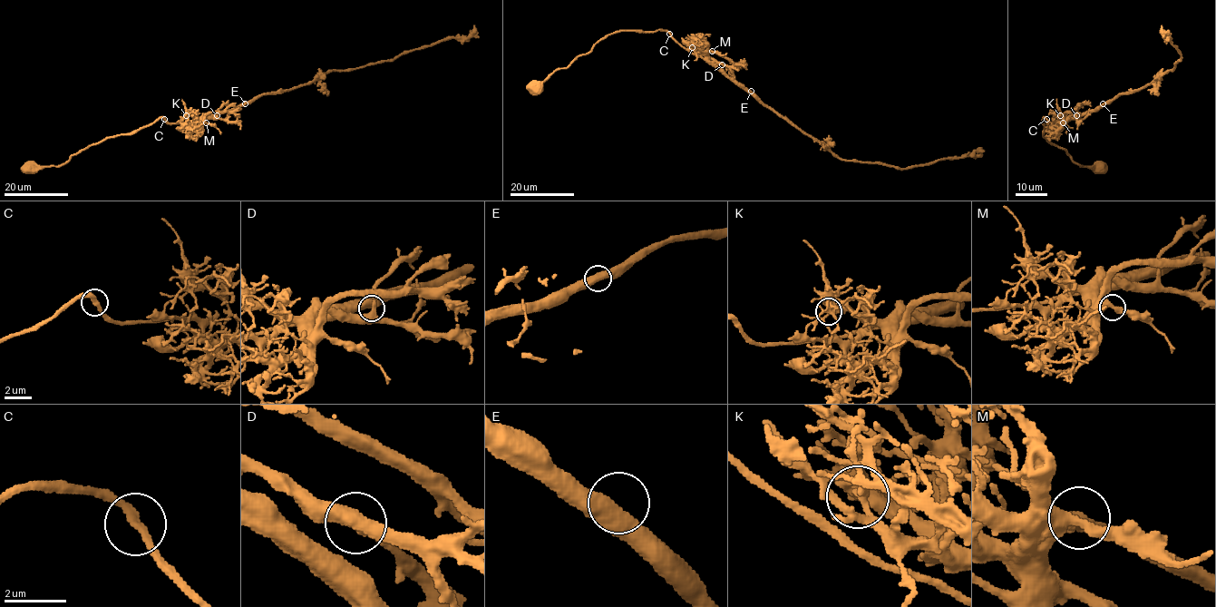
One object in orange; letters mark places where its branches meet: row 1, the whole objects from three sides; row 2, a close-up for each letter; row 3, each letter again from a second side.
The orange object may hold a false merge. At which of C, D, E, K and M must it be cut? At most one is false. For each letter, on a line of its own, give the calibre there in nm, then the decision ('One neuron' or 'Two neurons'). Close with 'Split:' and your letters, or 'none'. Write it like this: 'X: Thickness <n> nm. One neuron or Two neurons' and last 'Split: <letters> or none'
C: Thickness 280 nm. One neuron
D: Thickness 300 nm. One neuron
E: Thickness 500 nm. One neuron
K: Thickness 360 nm. One neuron
M: Thickness 440 nm. One neuron
Split: none

